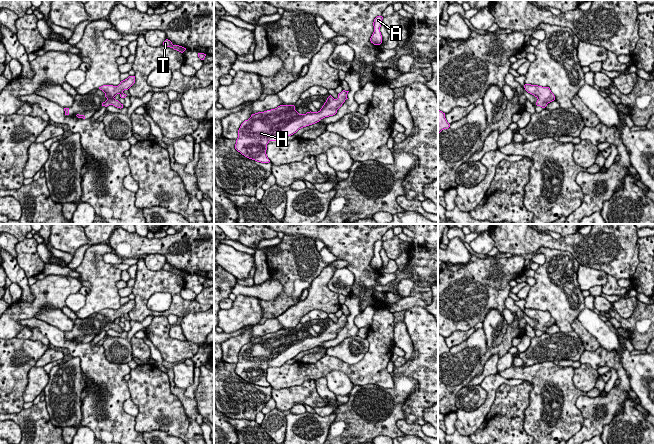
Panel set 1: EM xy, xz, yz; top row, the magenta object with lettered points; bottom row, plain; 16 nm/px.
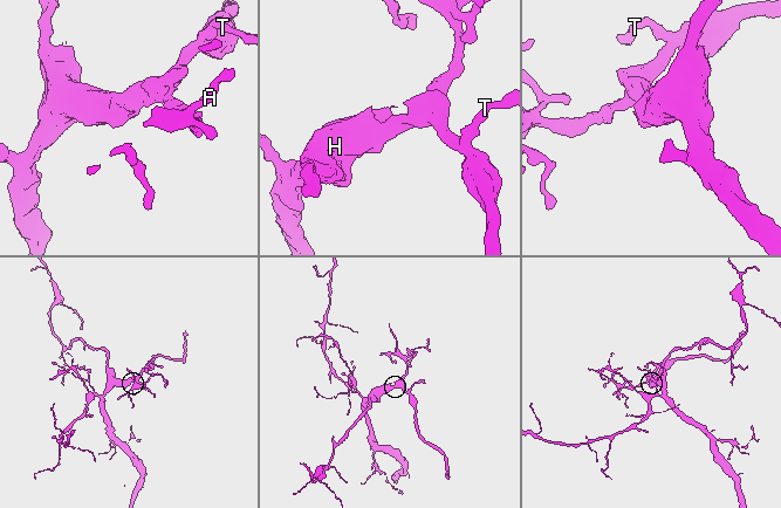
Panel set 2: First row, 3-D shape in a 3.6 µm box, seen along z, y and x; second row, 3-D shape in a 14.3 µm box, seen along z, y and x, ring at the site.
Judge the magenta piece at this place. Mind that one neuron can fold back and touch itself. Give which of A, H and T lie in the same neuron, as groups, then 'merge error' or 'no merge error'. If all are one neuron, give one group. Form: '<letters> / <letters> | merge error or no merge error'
A H T | no merge error

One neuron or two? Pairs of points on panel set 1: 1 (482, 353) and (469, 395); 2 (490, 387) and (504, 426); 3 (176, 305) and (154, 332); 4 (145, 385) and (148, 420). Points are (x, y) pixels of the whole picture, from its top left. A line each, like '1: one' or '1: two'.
1: two
2: two
3: two
4: one

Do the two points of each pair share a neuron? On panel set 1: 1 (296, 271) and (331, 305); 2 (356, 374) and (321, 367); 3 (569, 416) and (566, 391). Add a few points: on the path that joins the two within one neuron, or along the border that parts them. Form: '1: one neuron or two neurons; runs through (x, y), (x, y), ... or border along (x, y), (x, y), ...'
1: two neurons; border along (325, 267), (313, 280), (308, 289)
2: one neuron; runs through (347, 368), (340, 365), (330, 365)
3: one neuron; runs through (566, 410), (566, 397)

